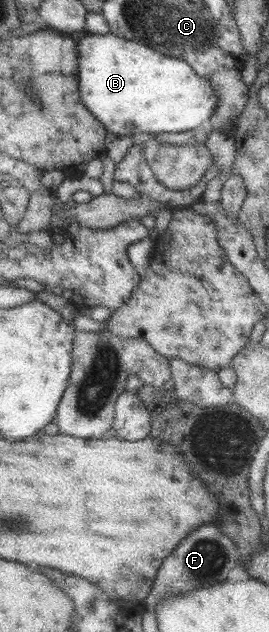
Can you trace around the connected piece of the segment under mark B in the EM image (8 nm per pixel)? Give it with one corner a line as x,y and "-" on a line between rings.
83,32
79,36
76,36
76,52
79,56
77,80
80,101
95,119
105,126
105,131
110,136
131,135
140,138
144,135
155,136
157,133
185,132
207,125
216,105
214,88
211,88
209,81
200,80
185,61
165,58
163,54
157,54
147,46
135,44
125,38
117,38
111,33
102,35

